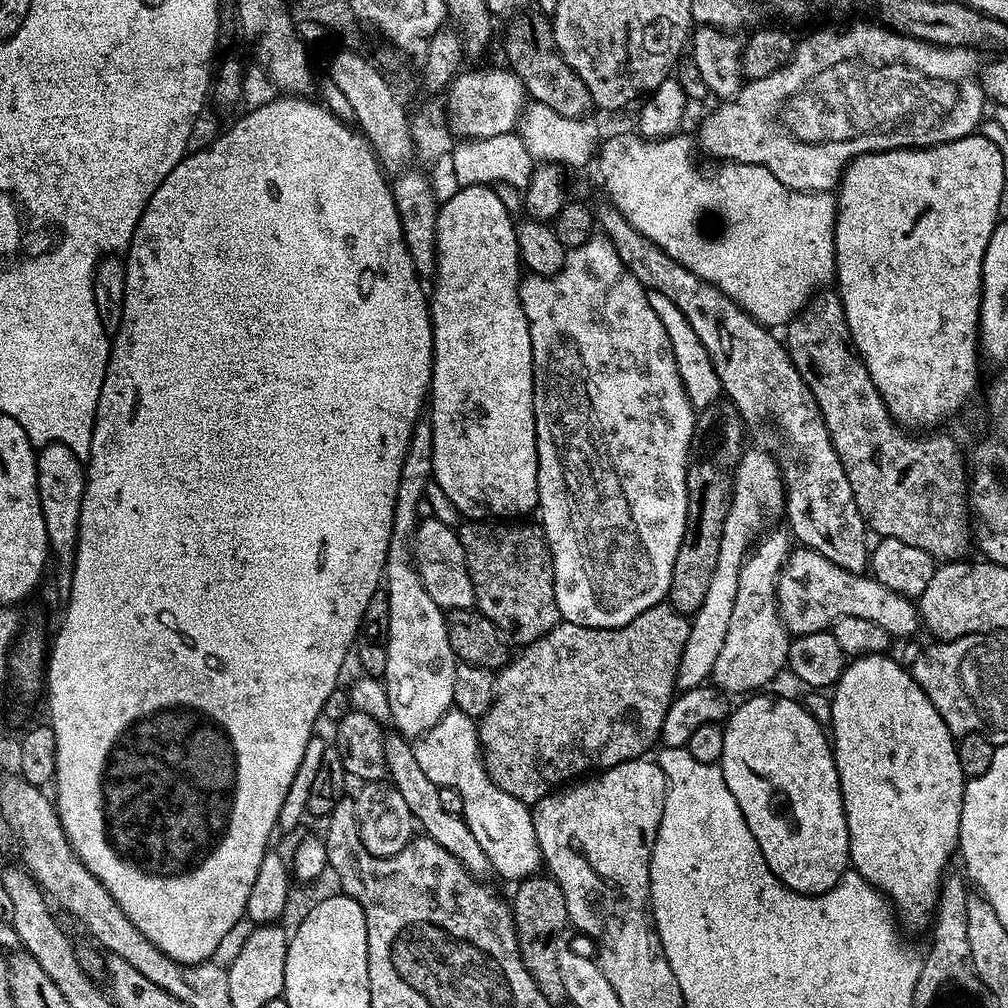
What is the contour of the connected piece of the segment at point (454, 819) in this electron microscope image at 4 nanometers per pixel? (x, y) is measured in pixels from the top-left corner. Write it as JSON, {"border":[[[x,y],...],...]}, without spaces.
{"border":[[[390,734],[385,737],[384,745],[386,746],[389,779],[405,799],[406,806],[414,814],[417,825],[423,830],[423,833],[438,842],[444,849],[450,850],[474,876],[482,878],[485,873],[488,874],[491,871],[491,864],[482,851],[482,846],[476,841],[473,831],[466,826],[461,815],[450,814],[448,810],[445,810],[442,805],[440,788],[436,783],[430,782],[430,778],[423,773],[412,752],[411,743],[403,735]]]}

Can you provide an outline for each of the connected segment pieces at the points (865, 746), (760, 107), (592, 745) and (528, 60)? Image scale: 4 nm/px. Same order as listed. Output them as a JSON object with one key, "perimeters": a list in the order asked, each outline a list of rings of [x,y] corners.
{"perimeters":[[[[877,654],[875,656],[857,656],[845,667],[840,681],[834,686],[832,696],[832,728],[830,724],[830,743],[836,753],[838,778],[846,810],[846,826],[850,838],[850,854],[848,859],[851,867],[858,874],[862,874],[874,887],[884,893],[898,909],[899,915],[904,916],[912,924],[929,923],[930,917],[935,913],[936,903],[940,897],[940,887],[944,885],[944,878],[949,871],[948,863],[952,855],[957,855],[960,847],[960,819],[962,818],[962,802],[964,801],[964,786],[966,777],[962,766],[958,762],[957,741],[952,731],[942,722],[942,714],[934,710],[934,702],[926,698],[922,686],[913,678],[911,671],[904,668],[896,660],[891,660],[891,655]]],[[[852,24],[849,28],[828,28],[825,32],[812,32],[805,40],[801,39],[796,46],[796,52],[774,74],[766,74],[766,78],[748,80],[741,87],[739,94],[731,100],[717,103],[717,108],[700,124],[699,147],[705,148],[716,162],[739,162],[742,164],[763,164],[765,168],[779,169],[784,167],[783,175],[789,181],[804,180],[807,176],[820,176],[824,172],[824,155],[837,160],[840,166],[847,165],[858,156],[865,156],[867,152],[885,152],[899,148],[932,148],[935,144],[948,144],[963,136],[971,136],[981,127],[986,105],[985,86],[981,80],[981,53],[975,48],[942,48],[935,44],[928,44],[925,40],[915,40],[913,36],[904,36],[901,32],[873,24]]],[[[661,602],[650,606],[650,610],[638,614],[638,618],[626,622],[626,626],[587,628],[581,624],[561,622],[555,624],[546,635],[538,638],[533,644],[523,645],[519,649],[520,653],[517,656],[515,653],[508,663],[499,669],[496,676],[496,696],[492,699],[490,710],[478,720],[480,747],[484,754],[484,764],[488,767],[490,776],[508,794],[514,794],[514,798],[518,798],[523,804],[535,806],[542,797],[547,796],[557,786],[563,785],[573,778],[583,777],[589,770],[613,768],[627,760],[639,760],[645,754],[651,753],[648,751],[652,747],[654,747],[653,749],[657,747],[662,724],[666,722],[666,712],[670,710],[672,701],[678,692],[676,671],[680,665],[682,652],[686,646],[686,638],[689,634],[689,617],[678,611],[677,608],[672,607],[671,603]]],[[[521,15],[509,23],[513,24],[509,26],[508,37],[504,40],[504,52],[509,60],[507,63],[511,71],[523,81],[533,101],[554,107],[562,115],[583,117],[587,113],[584,111],[593,107],[590,90],[586,90],[586,82],[582,82],[582,78],[569,66],[564,55],[558,50],[549,17],[539,15]]]]}

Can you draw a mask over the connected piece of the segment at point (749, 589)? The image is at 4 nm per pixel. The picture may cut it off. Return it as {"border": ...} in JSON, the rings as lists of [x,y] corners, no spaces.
{"border":[[[768,530],[756,541],[751,553],[744,559],[744,566],[738,576],[738,598],[734,598],[734,614],[730,614],[730,630],[726,634],[726,643],[722,645],[722,654],[718,654],[718,662],[714,662],[710,680],[715,687],[725,693],[744,692],[740,694],[752,694],[763,684],[768,684],[781,671],[785,671],[788,662],[788,646],[790,633],[784,627],[780,617],[780,604],[776,600],[776,591],[780,582],[780,569],[788,560],[790,551],[790,536],[787,531],[772,532]]]}

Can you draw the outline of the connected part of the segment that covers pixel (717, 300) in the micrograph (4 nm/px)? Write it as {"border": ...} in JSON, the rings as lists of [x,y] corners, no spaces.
{"border":[[[609,206],[604,213],[601,211],[598,224],[644,287],[666,294],[686,314],[712,358],[723,395],[736,405],[745,421],[764,420],[768,412],[776,419],[776,428],[784,439],[784,457],[781,455],[778,463],[786,485],[786,521],[791,535],[795,539],[797,536],[803,547],[830,557],[838,566],[867,573],[870,540],[868,544],[864,537],[866,525],[856,505],[850,478],[834,450],[832,433],[824,424],[814,394],[800,377],[781,337],[779,340],[772,333],[775,331],[759,324],[723,290],[670,258],[653,240],[643,236],[619,208]]]}

